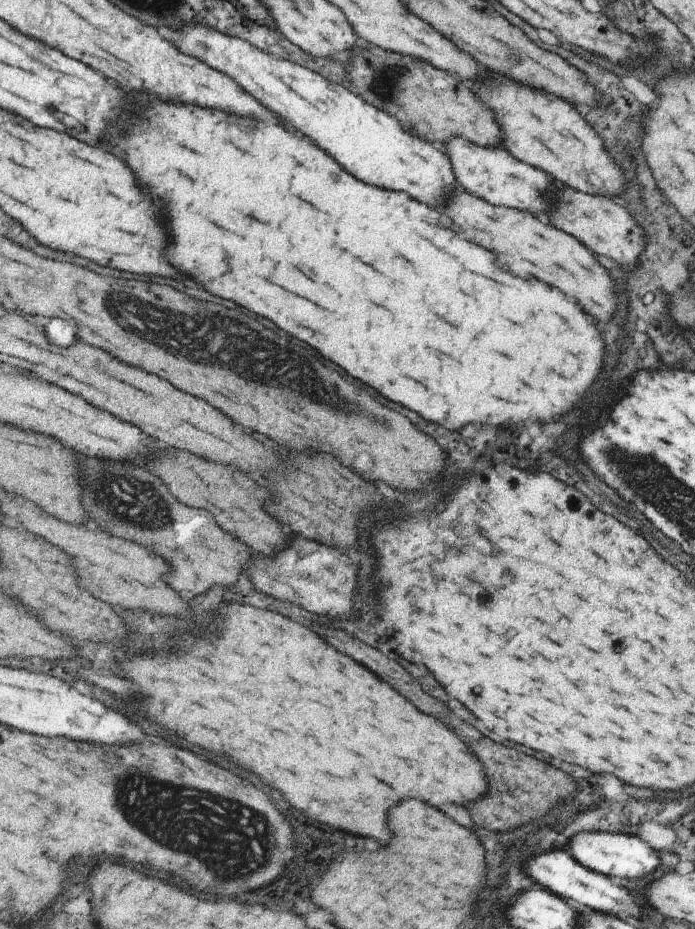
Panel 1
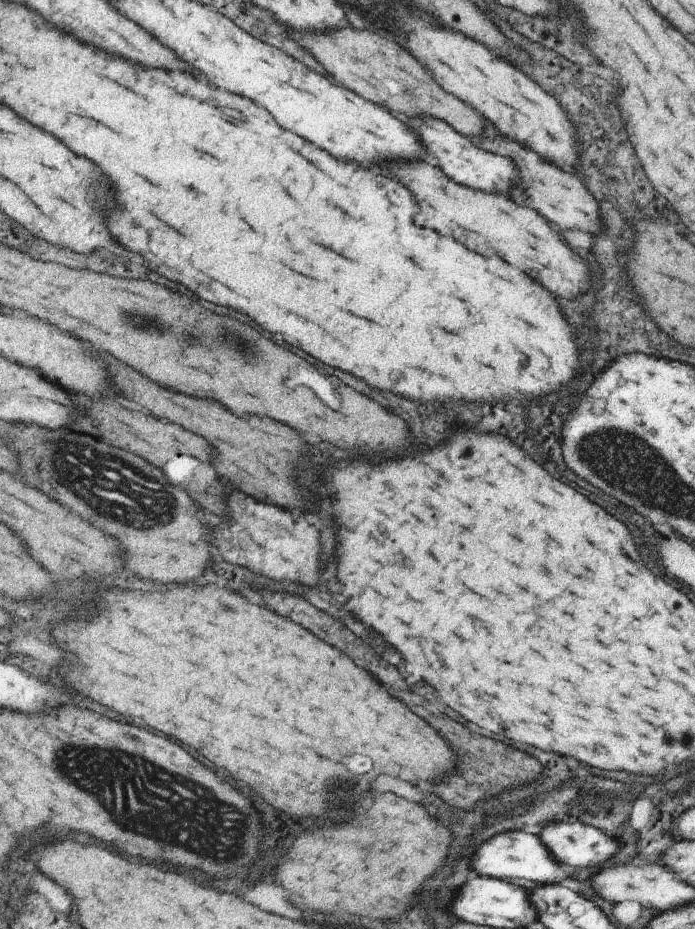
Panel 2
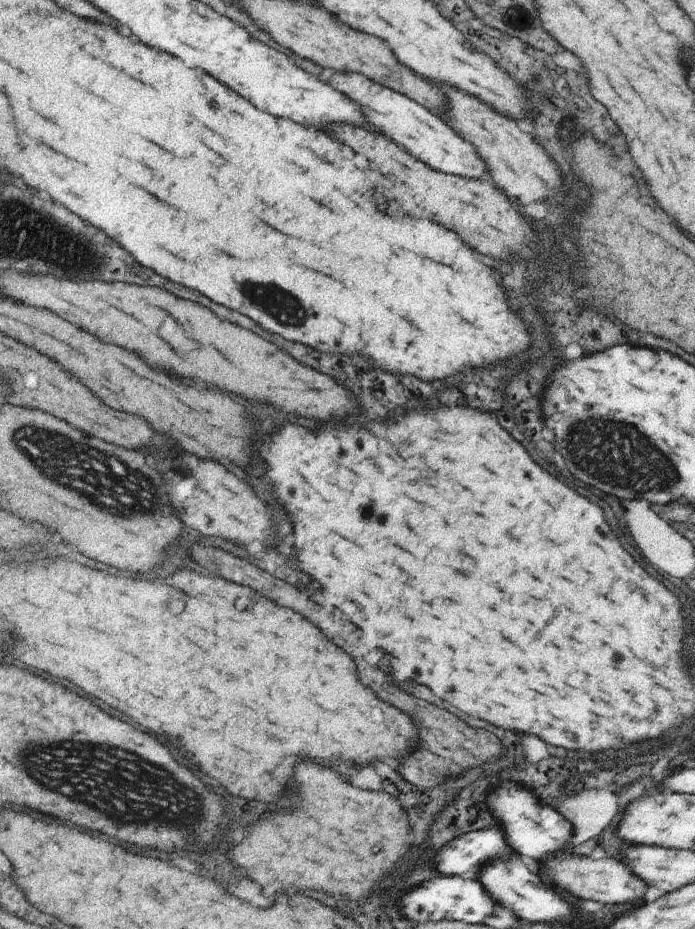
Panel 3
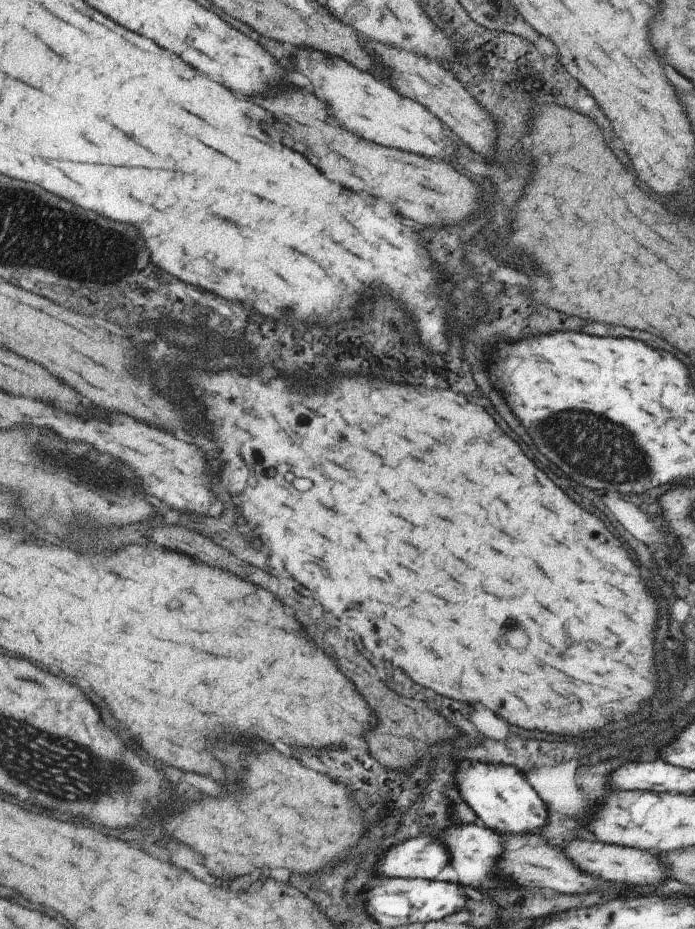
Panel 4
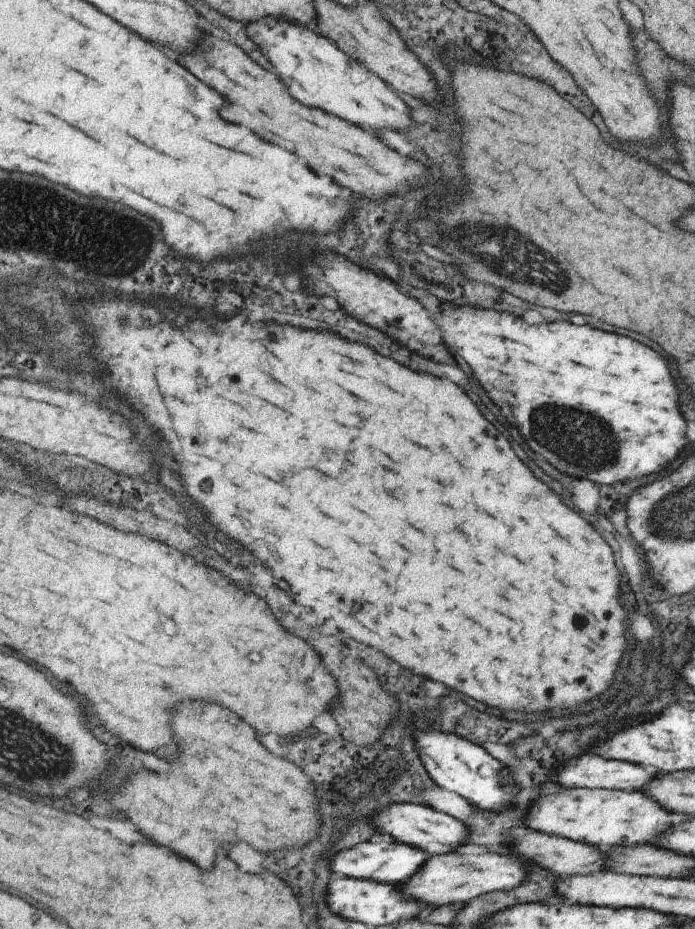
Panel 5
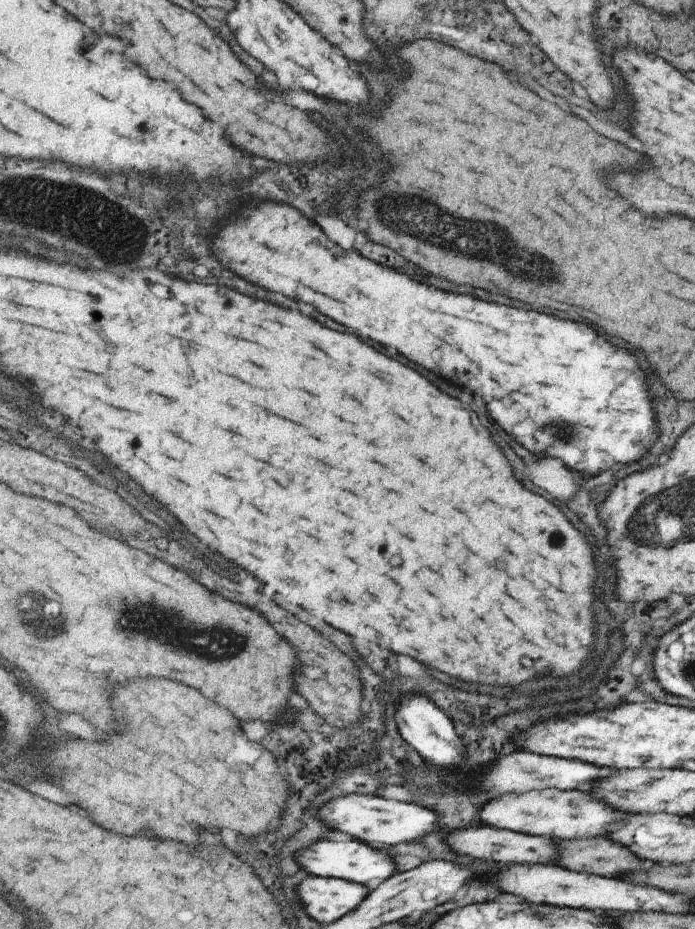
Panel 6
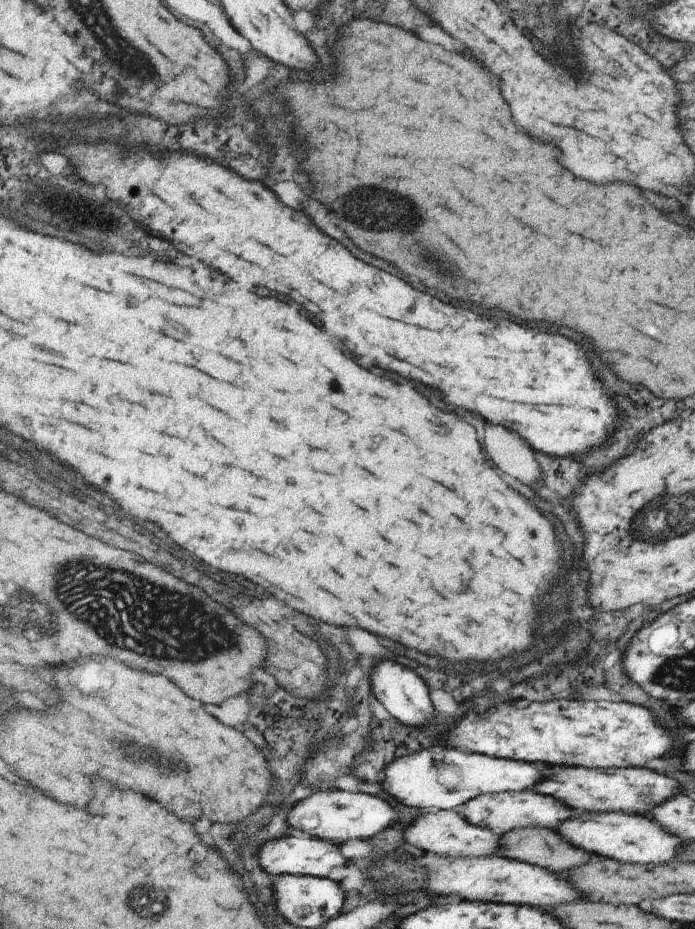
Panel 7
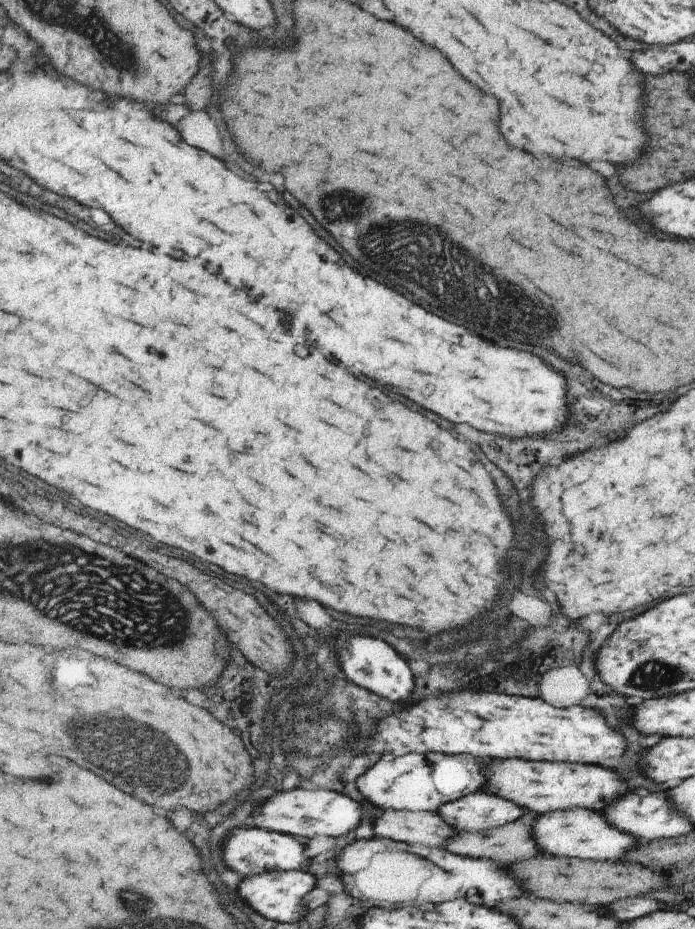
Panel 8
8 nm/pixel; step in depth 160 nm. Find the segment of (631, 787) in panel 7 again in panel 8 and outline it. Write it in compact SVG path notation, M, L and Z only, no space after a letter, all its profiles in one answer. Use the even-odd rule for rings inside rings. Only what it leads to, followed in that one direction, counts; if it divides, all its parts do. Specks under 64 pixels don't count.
M489 759L484 760L486 764L486 788L485 792L494 794L496 797L506 798L522 806L529 813L540 815L555 809L571 809L573 807L591 809L600 812L603 805L618 798L613 798L625 790L625 784L617 780L611 769L597 765L586 765L581 763L562 763L549 761L526 761L521 759Z

